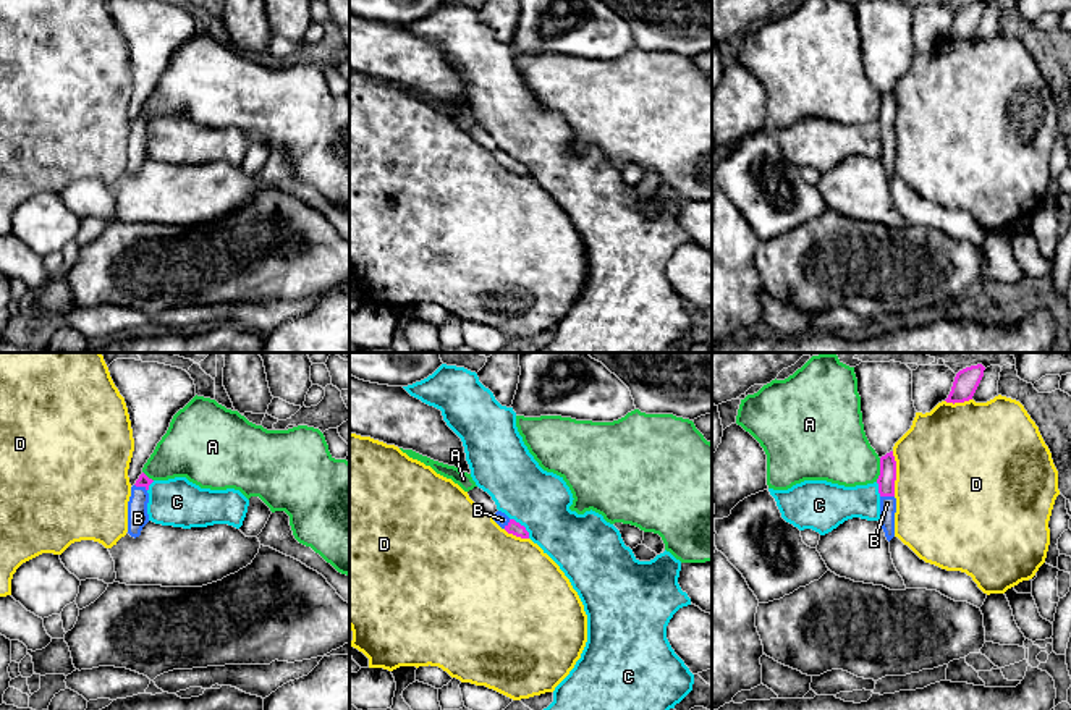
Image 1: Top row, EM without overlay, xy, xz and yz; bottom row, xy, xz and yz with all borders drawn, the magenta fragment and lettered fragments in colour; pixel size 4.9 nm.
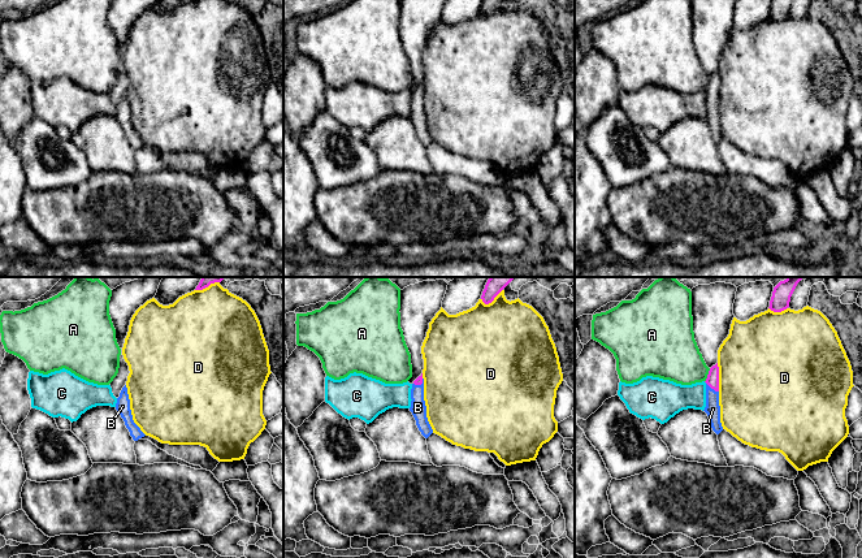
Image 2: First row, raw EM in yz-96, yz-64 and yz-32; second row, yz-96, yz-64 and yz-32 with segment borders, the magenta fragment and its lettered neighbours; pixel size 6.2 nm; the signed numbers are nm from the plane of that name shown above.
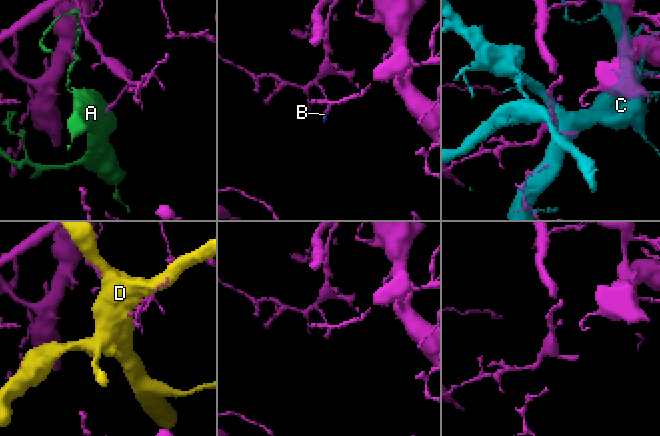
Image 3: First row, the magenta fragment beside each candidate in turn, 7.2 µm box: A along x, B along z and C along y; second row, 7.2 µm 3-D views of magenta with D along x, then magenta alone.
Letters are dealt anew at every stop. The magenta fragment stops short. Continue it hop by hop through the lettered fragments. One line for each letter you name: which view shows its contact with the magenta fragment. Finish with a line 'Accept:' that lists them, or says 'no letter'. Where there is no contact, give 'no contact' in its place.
B: xy
Accept: B

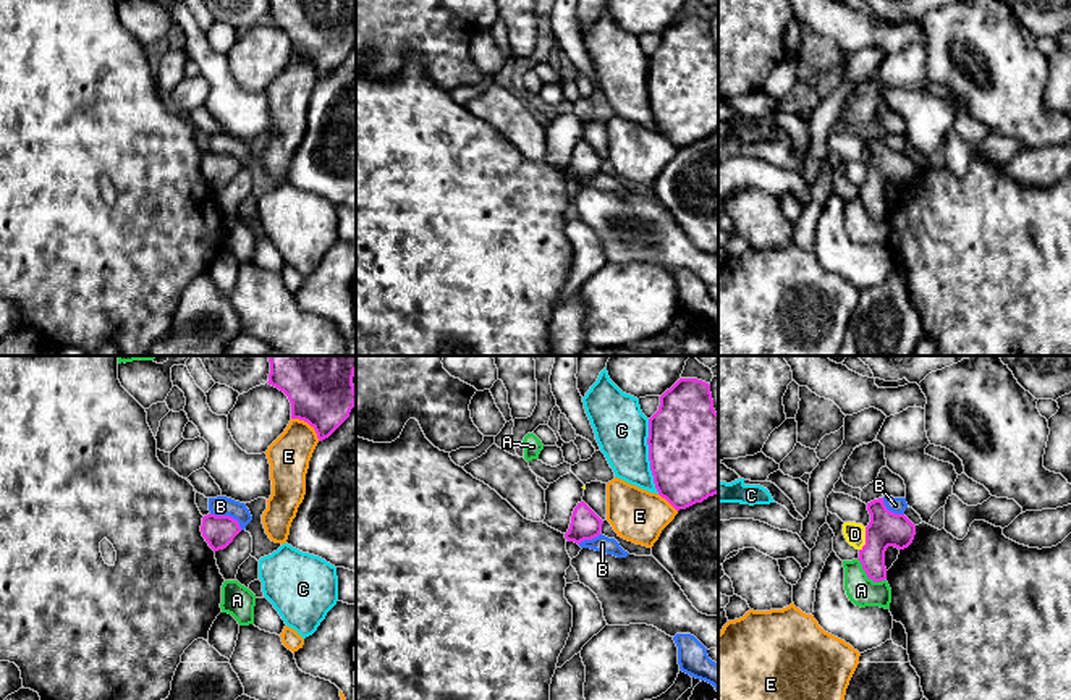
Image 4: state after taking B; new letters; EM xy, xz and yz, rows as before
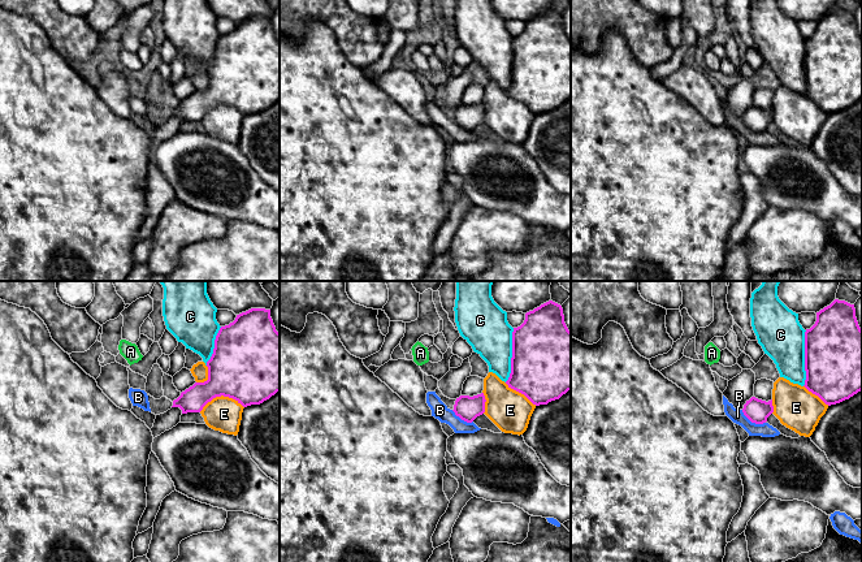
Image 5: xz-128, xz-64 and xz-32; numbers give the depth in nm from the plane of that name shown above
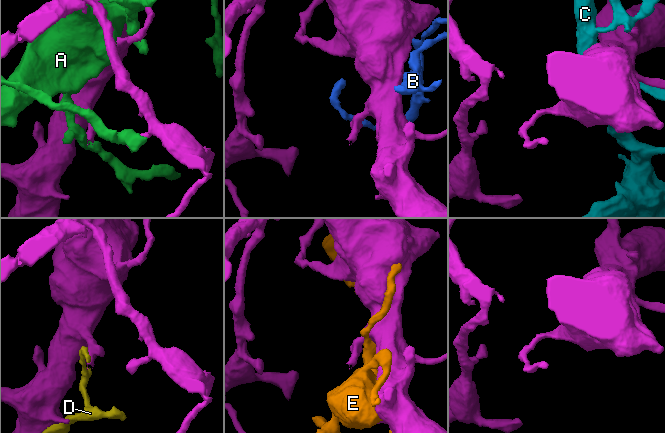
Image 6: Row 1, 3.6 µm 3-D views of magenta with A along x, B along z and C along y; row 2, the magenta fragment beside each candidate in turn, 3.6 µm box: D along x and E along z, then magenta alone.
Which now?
Accept: no letter

